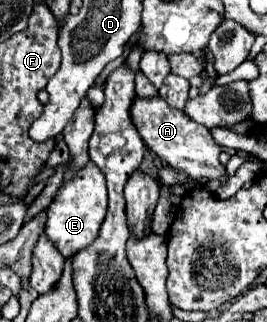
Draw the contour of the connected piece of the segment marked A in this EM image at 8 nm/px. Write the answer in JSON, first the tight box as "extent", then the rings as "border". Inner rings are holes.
{"extent":[131,96,229,184],"border":[[[137,96],[131,106],[131,120],[133,120],[135,128],[139,130],[147,148],[155,156],[169,162],[169,166],[173,166],[175,170],[185,172],[193,180],[207,178],[207,180],[219,180],[221,184],[225,184],[229,180],[225,166],[219,162],[221,146],[211,138],[211,134],[205,126],[189,120],[189,116],[183,114],[183,110],[171,108],[159,96],[149,98],[149,100]]]}

